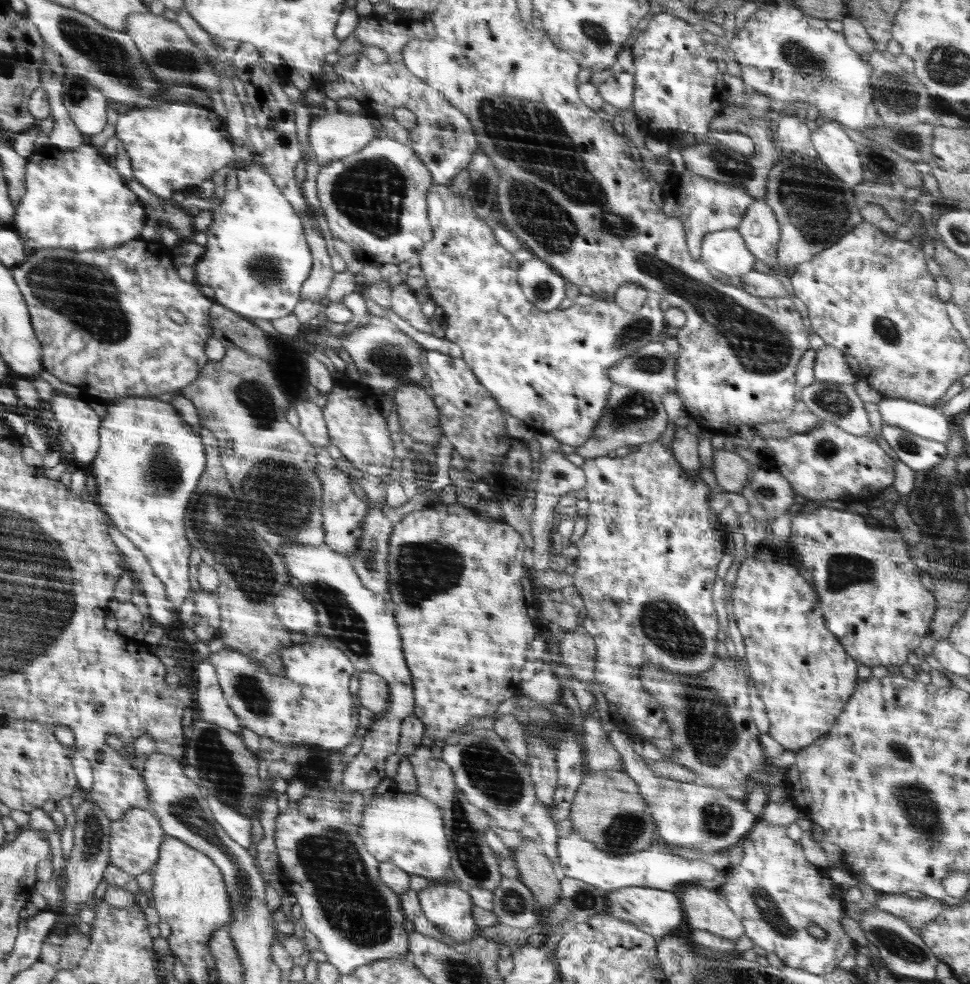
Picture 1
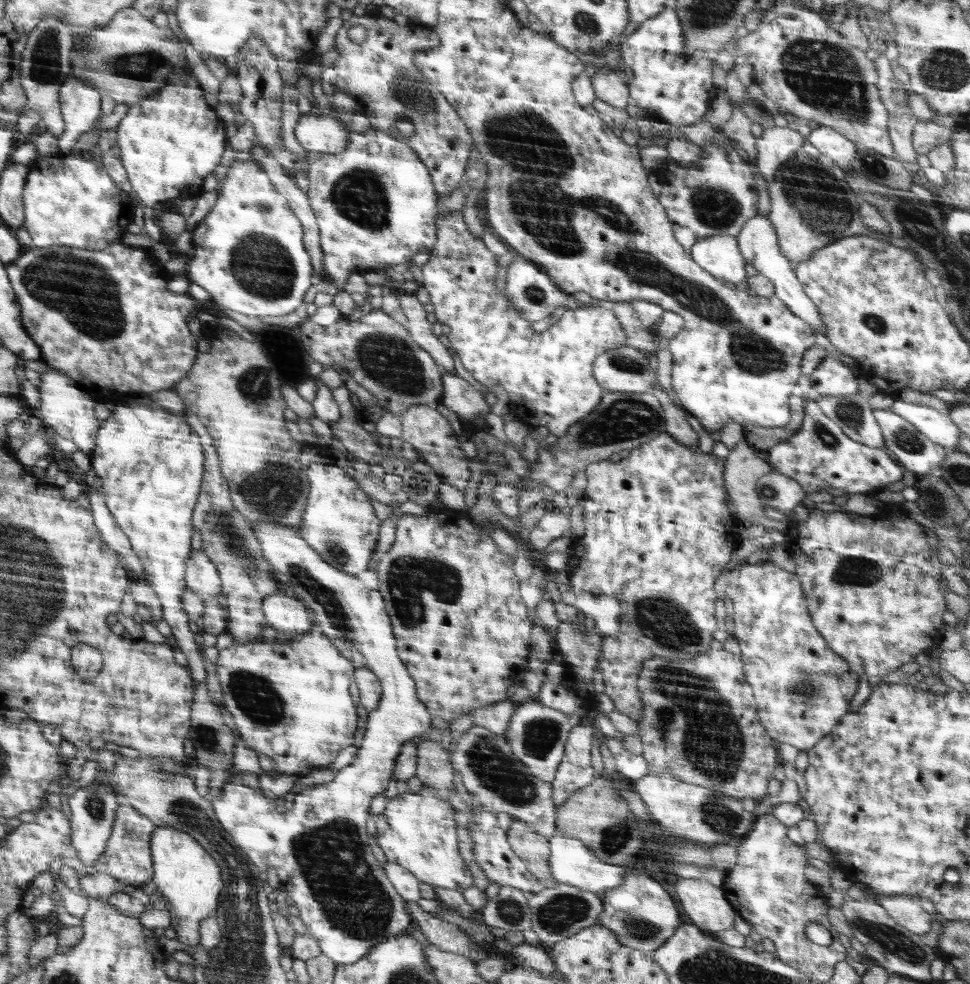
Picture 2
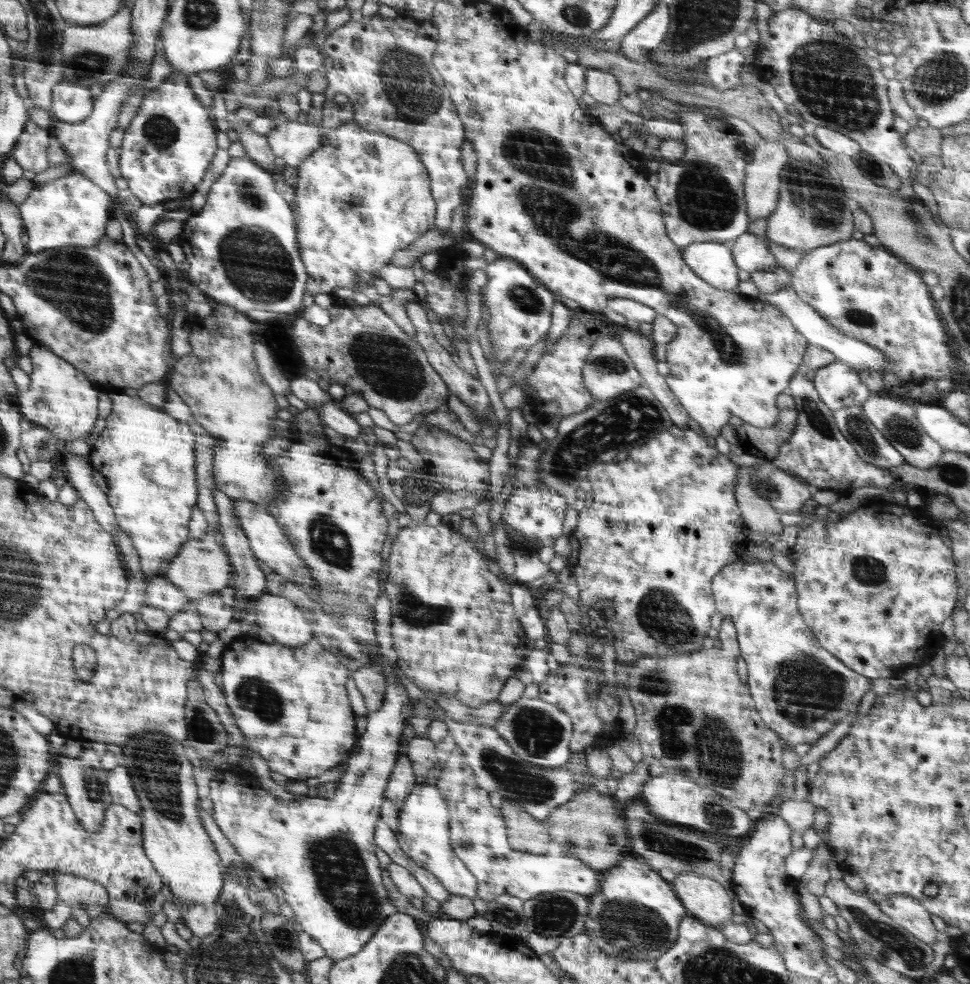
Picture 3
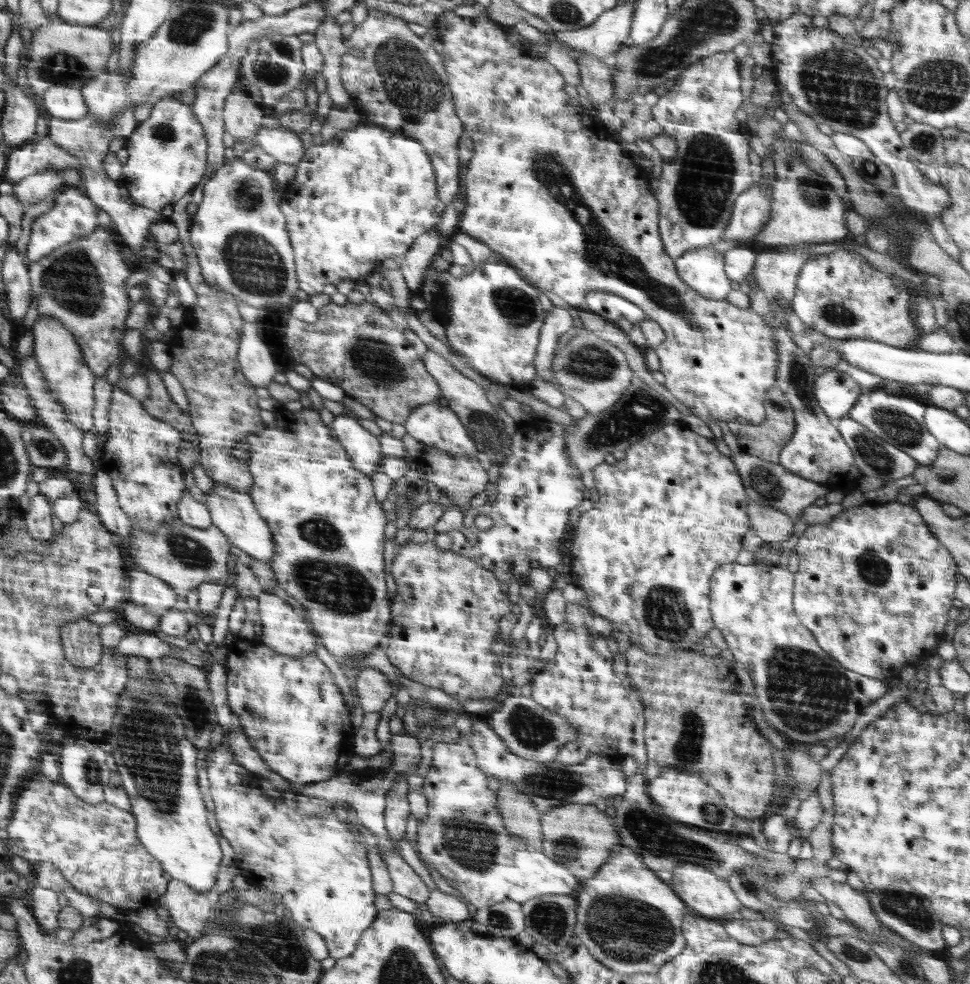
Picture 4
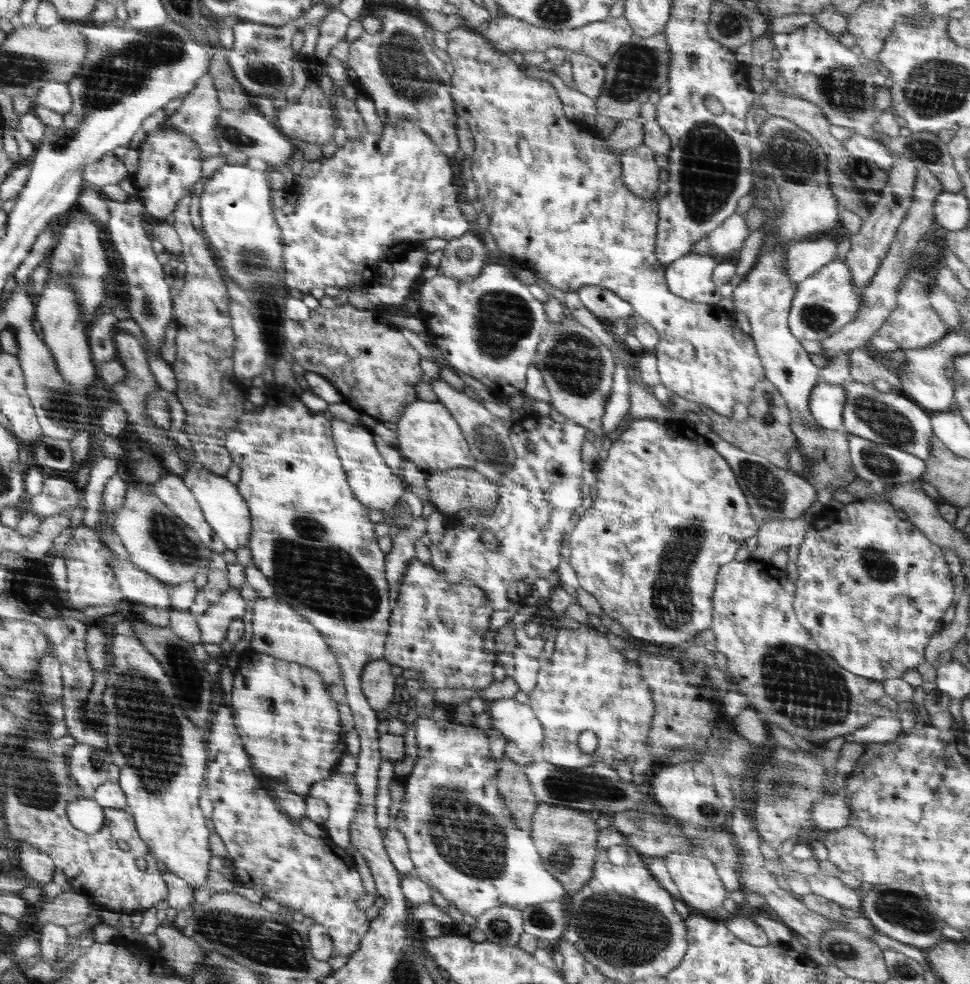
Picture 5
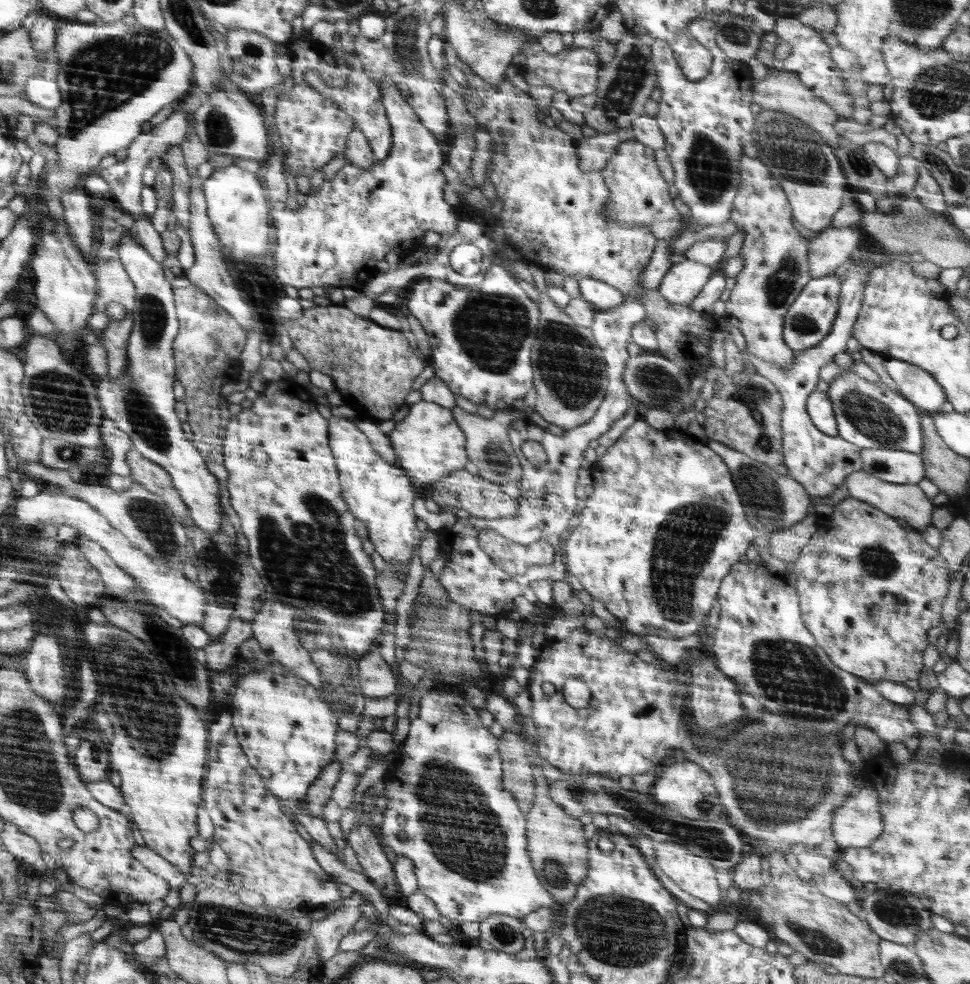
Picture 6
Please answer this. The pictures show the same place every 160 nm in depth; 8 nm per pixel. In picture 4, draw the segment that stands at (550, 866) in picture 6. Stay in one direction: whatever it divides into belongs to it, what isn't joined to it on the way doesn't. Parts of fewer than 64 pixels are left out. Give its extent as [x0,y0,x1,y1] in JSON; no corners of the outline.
[540,805,620,880]

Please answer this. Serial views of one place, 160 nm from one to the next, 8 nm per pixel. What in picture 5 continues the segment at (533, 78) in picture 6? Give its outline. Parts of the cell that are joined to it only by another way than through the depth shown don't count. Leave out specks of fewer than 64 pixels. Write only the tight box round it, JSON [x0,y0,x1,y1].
[568,53,605,99]

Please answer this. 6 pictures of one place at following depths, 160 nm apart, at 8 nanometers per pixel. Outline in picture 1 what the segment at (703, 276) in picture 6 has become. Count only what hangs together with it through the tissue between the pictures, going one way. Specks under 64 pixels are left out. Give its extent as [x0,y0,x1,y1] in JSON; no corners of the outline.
[700,228,756,277]

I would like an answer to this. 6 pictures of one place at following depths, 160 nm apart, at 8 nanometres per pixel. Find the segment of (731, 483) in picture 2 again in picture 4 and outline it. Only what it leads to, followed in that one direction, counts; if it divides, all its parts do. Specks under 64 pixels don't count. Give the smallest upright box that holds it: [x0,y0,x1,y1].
[747,500,794,546]

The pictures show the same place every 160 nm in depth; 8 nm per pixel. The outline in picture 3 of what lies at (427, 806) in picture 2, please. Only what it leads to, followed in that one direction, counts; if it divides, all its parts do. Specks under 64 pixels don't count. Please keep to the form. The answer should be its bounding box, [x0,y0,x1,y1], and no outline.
[395,780,478,900]

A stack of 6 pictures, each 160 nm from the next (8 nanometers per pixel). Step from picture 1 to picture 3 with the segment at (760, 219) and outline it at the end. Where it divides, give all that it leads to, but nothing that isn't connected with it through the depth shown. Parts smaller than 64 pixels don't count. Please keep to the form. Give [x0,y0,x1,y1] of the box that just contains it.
[730,233,887,372]

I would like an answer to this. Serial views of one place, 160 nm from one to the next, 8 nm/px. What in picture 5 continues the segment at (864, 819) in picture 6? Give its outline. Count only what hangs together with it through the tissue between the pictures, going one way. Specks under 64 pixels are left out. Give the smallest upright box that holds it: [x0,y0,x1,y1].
[812,792,850,833]

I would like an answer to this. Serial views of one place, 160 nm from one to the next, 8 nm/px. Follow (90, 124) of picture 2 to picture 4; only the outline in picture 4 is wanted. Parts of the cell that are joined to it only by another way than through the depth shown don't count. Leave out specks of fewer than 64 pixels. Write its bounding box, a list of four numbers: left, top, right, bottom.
[39,86,88,120]

